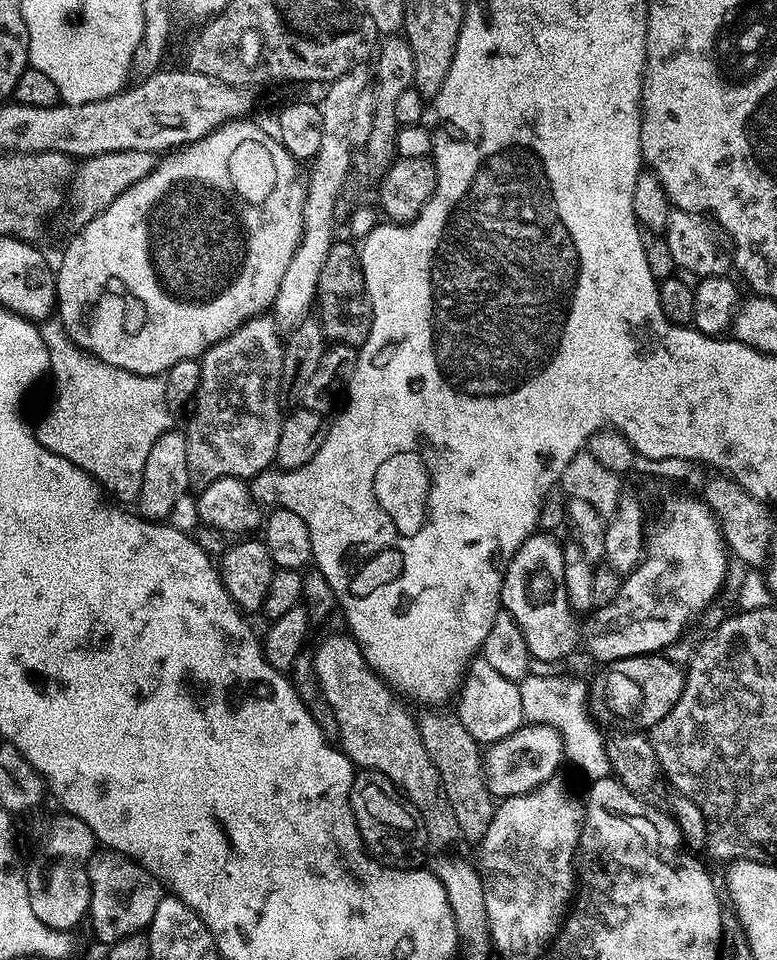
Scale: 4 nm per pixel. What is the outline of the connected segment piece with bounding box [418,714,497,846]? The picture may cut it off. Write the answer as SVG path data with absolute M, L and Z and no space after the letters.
M430 714L422 716L418 723L423 745L438 770L440 785L453 807L460 835L464 840L468 839L472 846L478 846L482 838L486 838L486 830L490 830L497 805L484 780L481 745L453 715Z

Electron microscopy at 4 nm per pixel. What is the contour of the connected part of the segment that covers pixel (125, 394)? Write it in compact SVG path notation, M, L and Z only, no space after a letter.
M59 318L43 321L39 330L40 336L48 346L48 372L56 379L56 393L52 396L52 405L49 406L48 413L41 418L40 425L35 425L36 441L46 450L86 470L95 478L101 489L121 505L135 505L142 490L143 471L150 448L159 436L174 424L174 414L166 406L163 379L160 376L139 376L136 372L127 372L124 368L115 368L102 362L91 352L79 348L68 337Z

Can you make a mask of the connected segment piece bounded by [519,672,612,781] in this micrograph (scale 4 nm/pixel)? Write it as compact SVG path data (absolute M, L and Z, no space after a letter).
M549 672L546 675L534 675L519 681L522 712L527 723L546 725L563 742L564 757L572 762L589 781L601 780L611 775L612 763L609 760L608 742L604 740L601 727L590 713L589 685L572 676Z

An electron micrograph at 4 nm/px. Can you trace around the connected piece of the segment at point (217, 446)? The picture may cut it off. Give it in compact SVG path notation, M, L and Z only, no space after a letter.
M268 314L247 320L204 353L200 385L186 426L189 482L193 489L231 476L247 481L273 467L282 423L276 387L282 384L283 370L282 333Z

